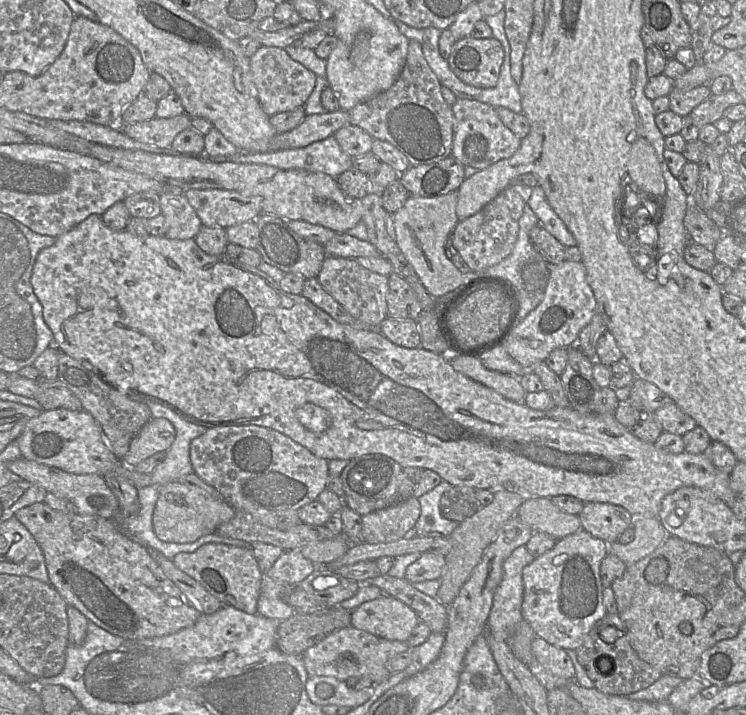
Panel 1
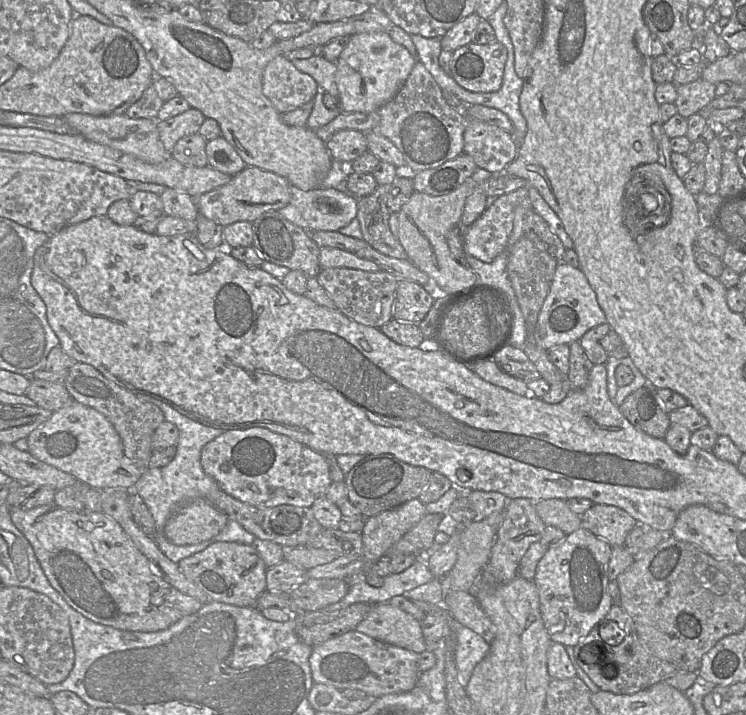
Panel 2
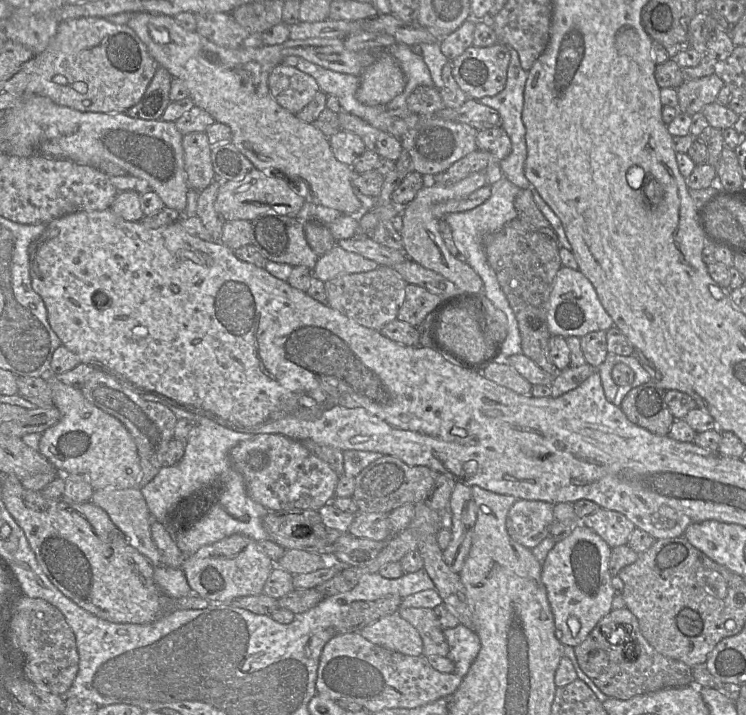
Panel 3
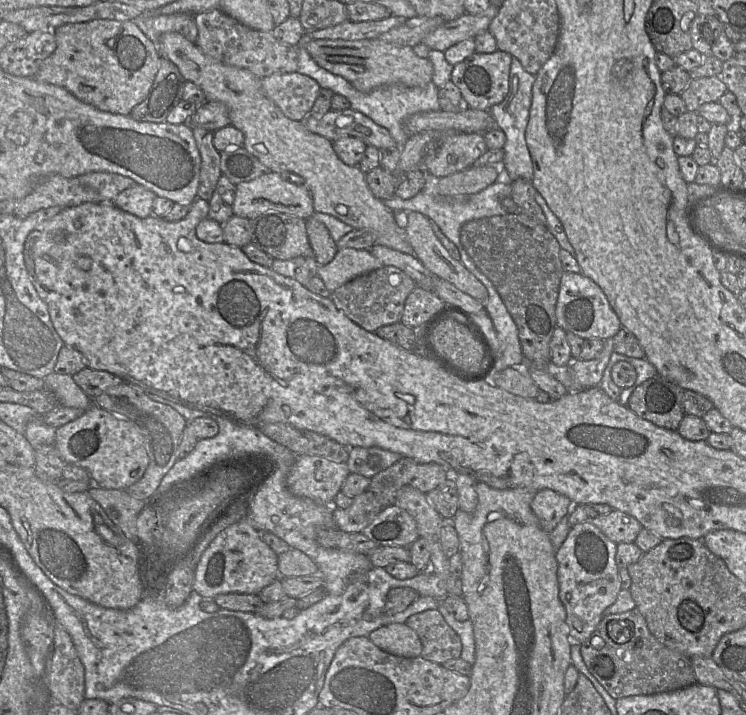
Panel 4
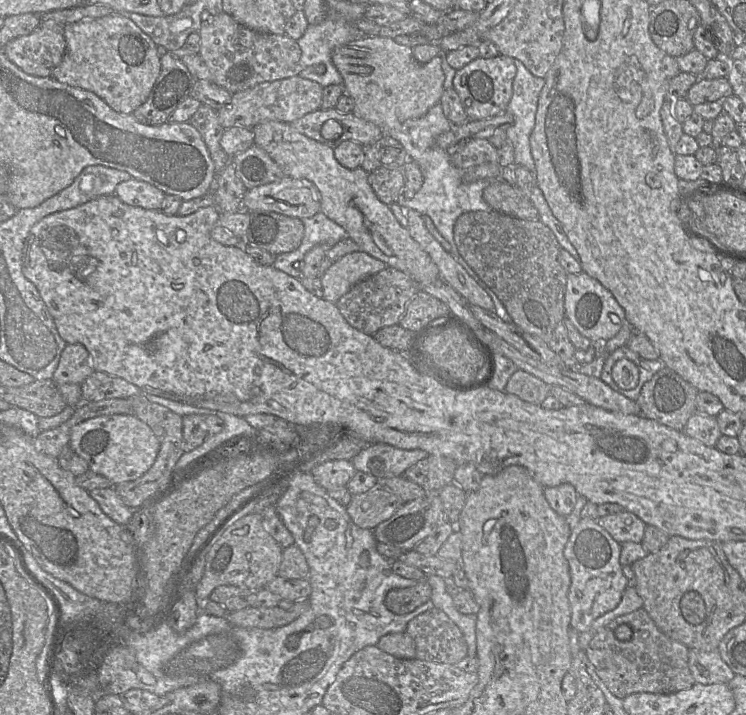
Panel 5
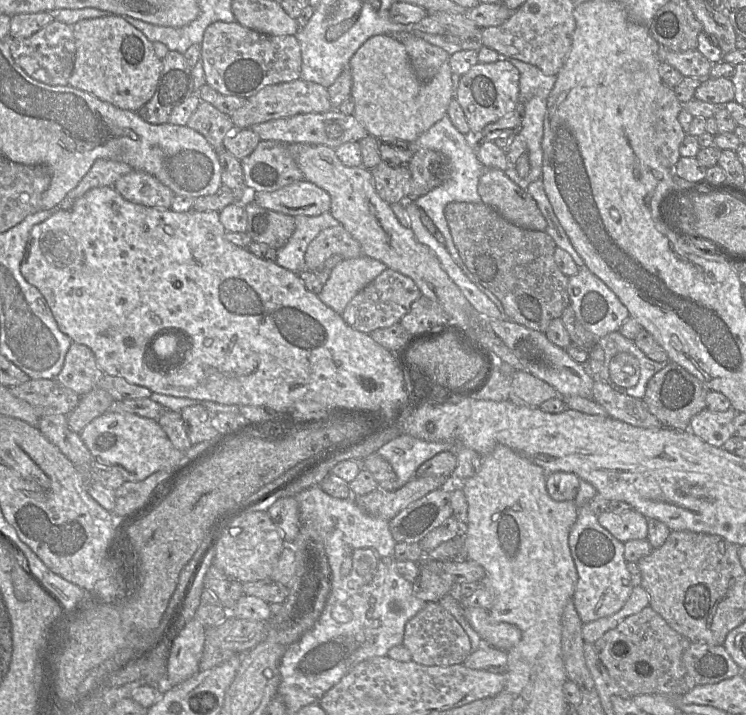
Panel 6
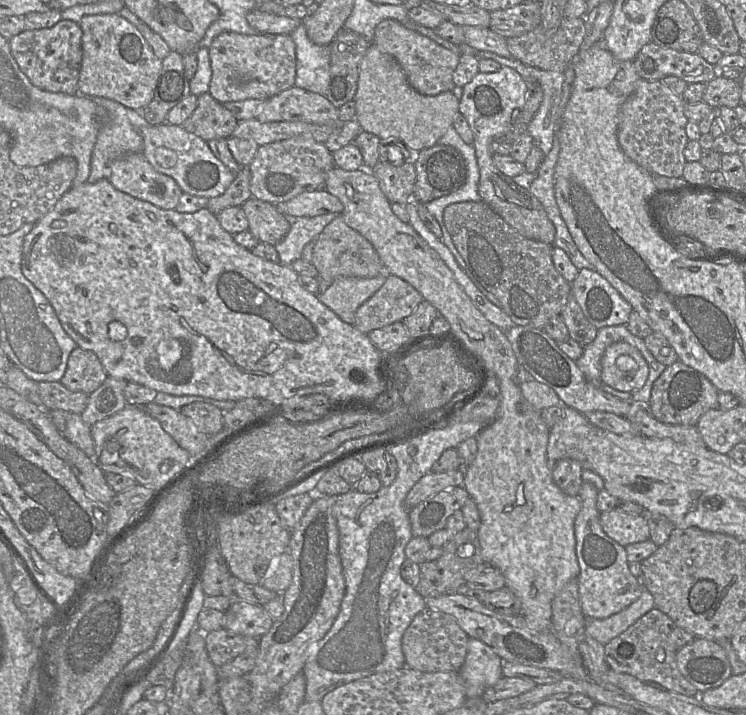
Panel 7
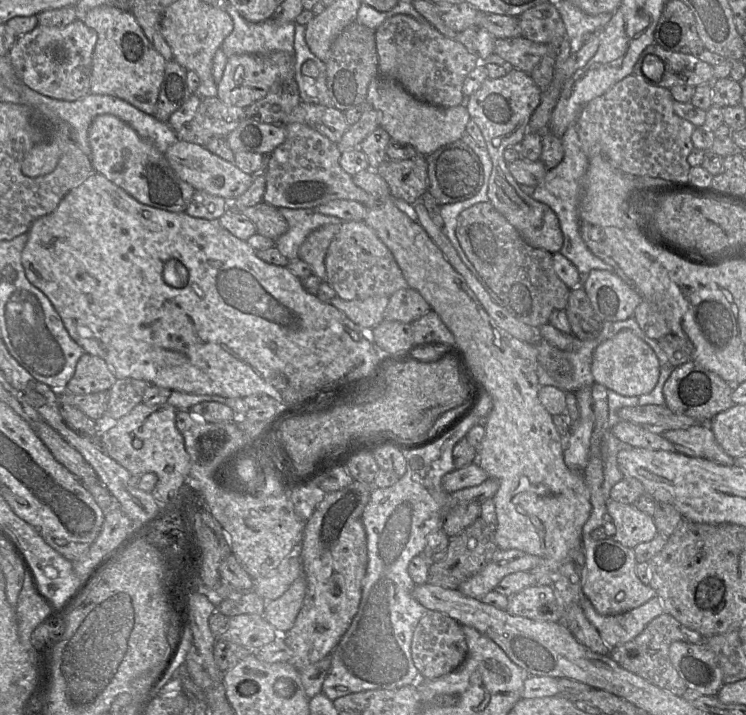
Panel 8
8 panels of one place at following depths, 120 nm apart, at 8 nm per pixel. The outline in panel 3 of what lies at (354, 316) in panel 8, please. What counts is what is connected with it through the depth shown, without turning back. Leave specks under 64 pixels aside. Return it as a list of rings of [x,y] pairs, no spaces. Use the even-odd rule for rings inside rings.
[[[336,244],[329,252],[318,258],[313,276],[325,283],[342,275],[372,271],[378,266],[375,261],[348,252]]]

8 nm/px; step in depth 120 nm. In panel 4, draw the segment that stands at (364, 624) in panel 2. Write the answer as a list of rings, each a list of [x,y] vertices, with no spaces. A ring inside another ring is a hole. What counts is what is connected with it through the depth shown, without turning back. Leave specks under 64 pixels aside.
[[[406,623],[384,625],[369,635],[369,640],[381,650],[395,656],[421,656],[422,643],[417,633]]]

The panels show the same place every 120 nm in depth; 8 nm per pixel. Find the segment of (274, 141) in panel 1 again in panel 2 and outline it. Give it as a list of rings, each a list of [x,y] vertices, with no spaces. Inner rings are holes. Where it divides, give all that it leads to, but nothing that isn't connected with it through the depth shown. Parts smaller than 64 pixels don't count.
[[[376,111],[370,113],[363,112],[341,112],[330,123],[317,128],[316,135],[324,142],[343,129],[355,129],[363,133],[374,131],[374,127],[379,123],[379,115]]]

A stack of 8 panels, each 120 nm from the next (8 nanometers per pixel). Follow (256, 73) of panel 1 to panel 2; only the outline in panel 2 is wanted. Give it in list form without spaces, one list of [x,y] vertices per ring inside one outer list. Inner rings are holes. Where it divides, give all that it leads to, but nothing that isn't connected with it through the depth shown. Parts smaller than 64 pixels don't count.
[[[279,55],[264,69],[262,90],[280,114],[312,101],[318,91],[313,77],[298,70],[286,55]]]

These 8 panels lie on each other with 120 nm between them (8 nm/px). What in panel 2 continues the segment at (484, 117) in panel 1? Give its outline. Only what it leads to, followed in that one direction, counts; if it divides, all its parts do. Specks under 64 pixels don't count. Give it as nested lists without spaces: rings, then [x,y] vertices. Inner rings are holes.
[[[467,117],[463,153],[472,157],[477,167],[501,174],[517,157],[517,147],[510,133]]]

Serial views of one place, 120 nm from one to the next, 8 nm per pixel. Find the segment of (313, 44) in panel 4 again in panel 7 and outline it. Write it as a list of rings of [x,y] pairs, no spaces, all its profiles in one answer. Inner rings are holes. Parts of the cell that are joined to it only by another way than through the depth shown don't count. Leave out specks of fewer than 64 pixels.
[[[373,43],[361,60],[358,87],[353,100],[356,109],[355,118],[362,131],[372,133],[381,140],[397,139],[411,151],[421,151],[436,145],[448,128],[453,126],[454,118],[459,112],[459,100],[453,91],[434,96],[420,94],[410,86],[402,67],[395,58],[380,51]]]

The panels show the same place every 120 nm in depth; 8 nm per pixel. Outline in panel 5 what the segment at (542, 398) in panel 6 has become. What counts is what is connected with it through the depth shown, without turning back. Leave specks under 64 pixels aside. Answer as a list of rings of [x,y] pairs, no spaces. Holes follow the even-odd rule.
[[[517,369],[509,378],[505,391],[518,396],[520,399],[541,405],[550,395],[551,385],[524,370]]]

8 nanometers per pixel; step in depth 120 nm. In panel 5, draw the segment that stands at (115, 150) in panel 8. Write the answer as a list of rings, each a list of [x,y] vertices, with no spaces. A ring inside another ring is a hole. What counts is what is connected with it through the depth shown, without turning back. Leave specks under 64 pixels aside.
[[[132,177],[119,183],[114,195],[130,206],[160,210],[166,194],[155,186]]]

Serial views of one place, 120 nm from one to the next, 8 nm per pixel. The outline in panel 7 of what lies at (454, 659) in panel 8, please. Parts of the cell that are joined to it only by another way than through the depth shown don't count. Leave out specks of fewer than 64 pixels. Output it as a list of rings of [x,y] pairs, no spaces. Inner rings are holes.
[[[425,607],[414,617],[402,639],[406,666],[422,672],[458,671],[467,655],[468,640],[452,615]]]

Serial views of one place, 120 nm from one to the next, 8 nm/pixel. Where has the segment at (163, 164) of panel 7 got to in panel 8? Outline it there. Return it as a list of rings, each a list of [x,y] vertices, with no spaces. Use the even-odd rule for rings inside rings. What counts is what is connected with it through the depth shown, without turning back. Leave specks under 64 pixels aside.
[[[178,140],[168,147],[164,155],[179,178],[189,183],[195,190],[220,196],[227,201],[234,200],[233,194],[242,195],[253,182],[252,175],[244,173],[233,162],[223,160],[199,144]]]

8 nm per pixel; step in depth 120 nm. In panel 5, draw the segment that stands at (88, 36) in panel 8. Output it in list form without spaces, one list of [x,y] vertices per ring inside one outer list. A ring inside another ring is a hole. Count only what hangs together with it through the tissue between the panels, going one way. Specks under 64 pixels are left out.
[[[43,20],[32,33],[11,40],[3,50],[8,59],[25,73],[51,77],[66,51],[63,26]]]

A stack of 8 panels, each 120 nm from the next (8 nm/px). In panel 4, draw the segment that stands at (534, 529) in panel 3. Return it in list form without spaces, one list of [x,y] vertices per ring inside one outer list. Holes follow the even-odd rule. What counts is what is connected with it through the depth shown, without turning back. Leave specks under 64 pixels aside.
[[[551,489],[536,492],[531,502],[533,513],[547,533],[550,533],[563,517],[567,517],[572,508],[573,503],[568,497]]]

